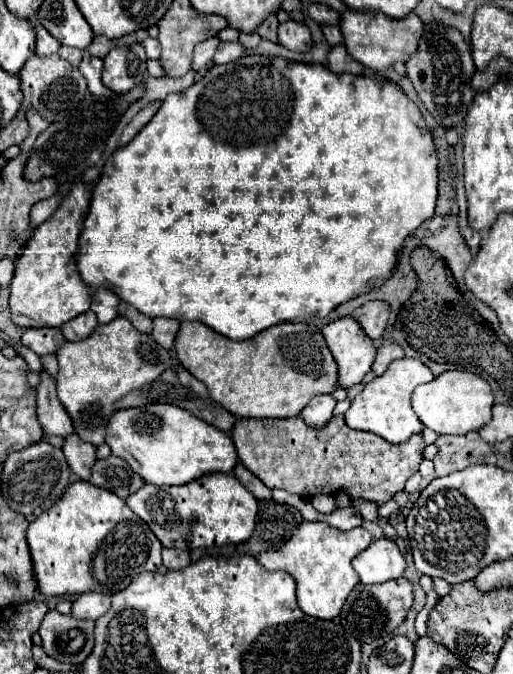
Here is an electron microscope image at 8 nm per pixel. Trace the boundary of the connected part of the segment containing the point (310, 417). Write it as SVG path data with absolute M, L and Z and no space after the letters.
M316 395L308 403L308 407L304 407L304 411L300 413L300 417L308 423L308 427L322 429L332 419L334 405L336 405L336 401L334 401L332 395Z

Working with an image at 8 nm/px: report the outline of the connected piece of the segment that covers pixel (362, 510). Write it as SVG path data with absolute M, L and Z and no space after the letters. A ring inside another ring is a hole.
M354 499L354 501L350 501L350 505L352 505L352 507L354 507L354 511L356 511L356 513L360 513L360 515L362 515L362 519L366 519L366 521L374 521L374 519L378 517L378 505L374 505L374 503Z

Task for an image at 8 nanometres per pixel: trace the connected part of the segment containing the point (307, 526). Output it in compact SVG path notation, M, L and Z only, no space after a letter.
M304 521L298 531L276 551L266 551L258 555L258 563L268 571L286 571L296 581L298 607L310 615L320 619L334 619L342 611L342 605L350 591L360 583L356 571L350 561L360 551L364 551L372 541L372 535L356 527L348 533L330 527L320 521Z

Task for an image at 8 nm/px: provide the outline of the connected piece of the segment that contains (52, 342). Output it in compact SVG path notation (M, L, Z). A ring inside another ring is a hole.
M26 329L22 335L22 345L32 349L38 357L54 355L64 345L64 335L60 329Z

